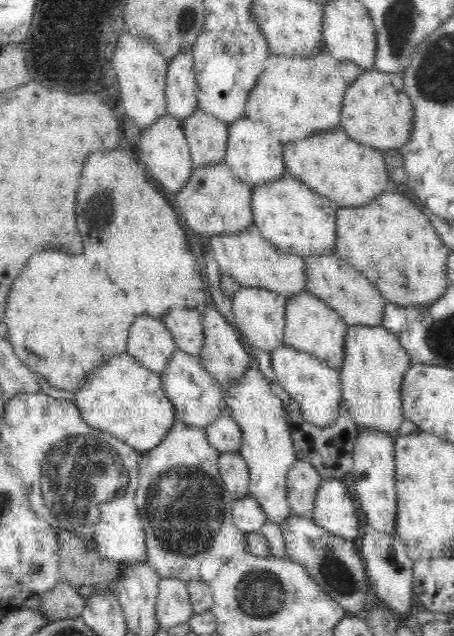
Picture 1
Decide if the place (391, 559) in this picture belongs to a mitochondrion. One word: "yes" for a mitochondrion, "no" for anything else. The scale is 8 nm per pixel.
no

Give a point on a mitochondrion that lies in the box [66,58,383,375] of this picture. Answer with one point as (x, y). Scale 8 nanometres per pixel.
(98, 212)

